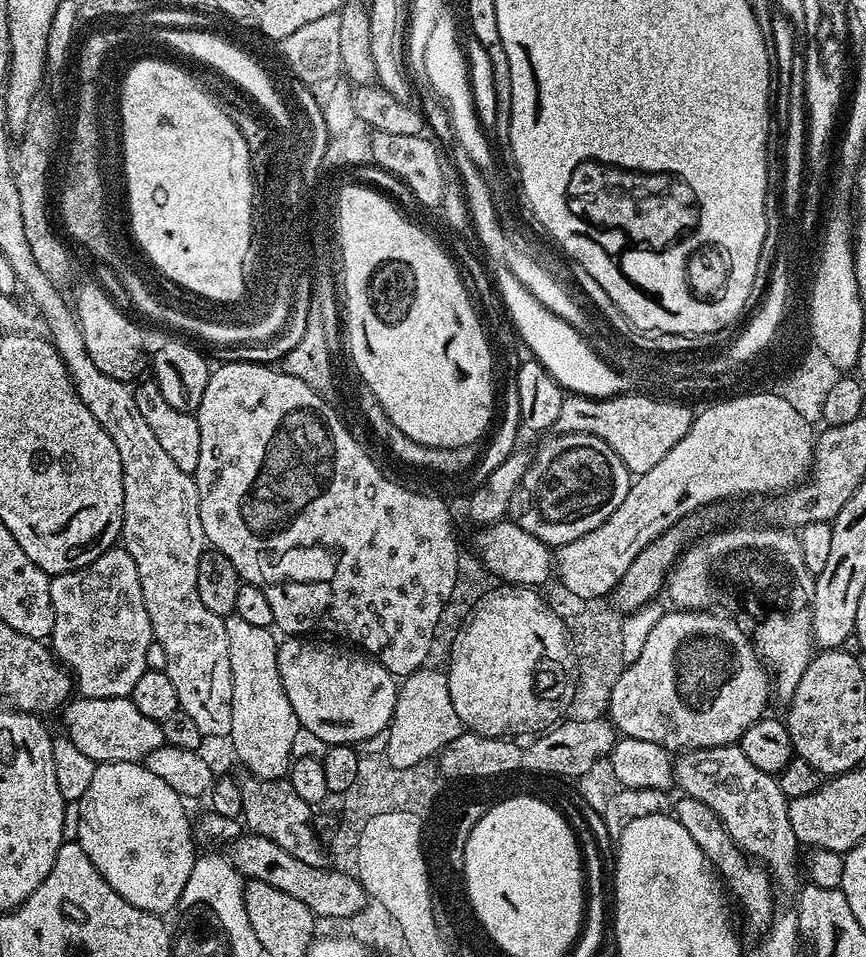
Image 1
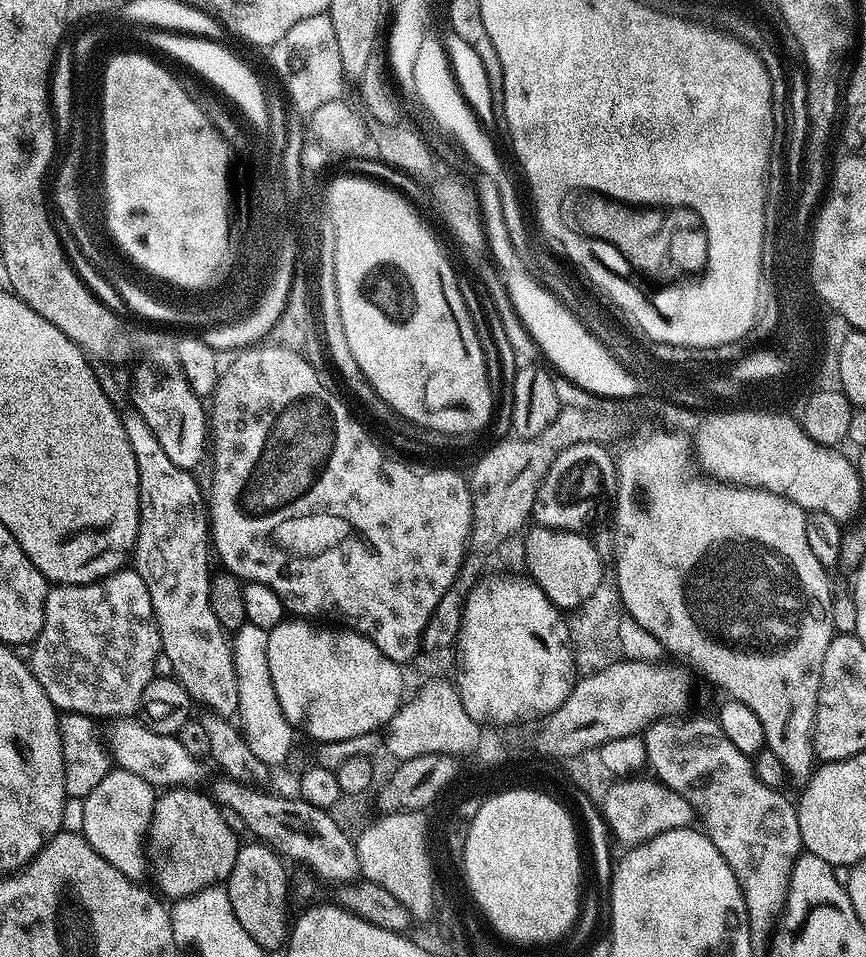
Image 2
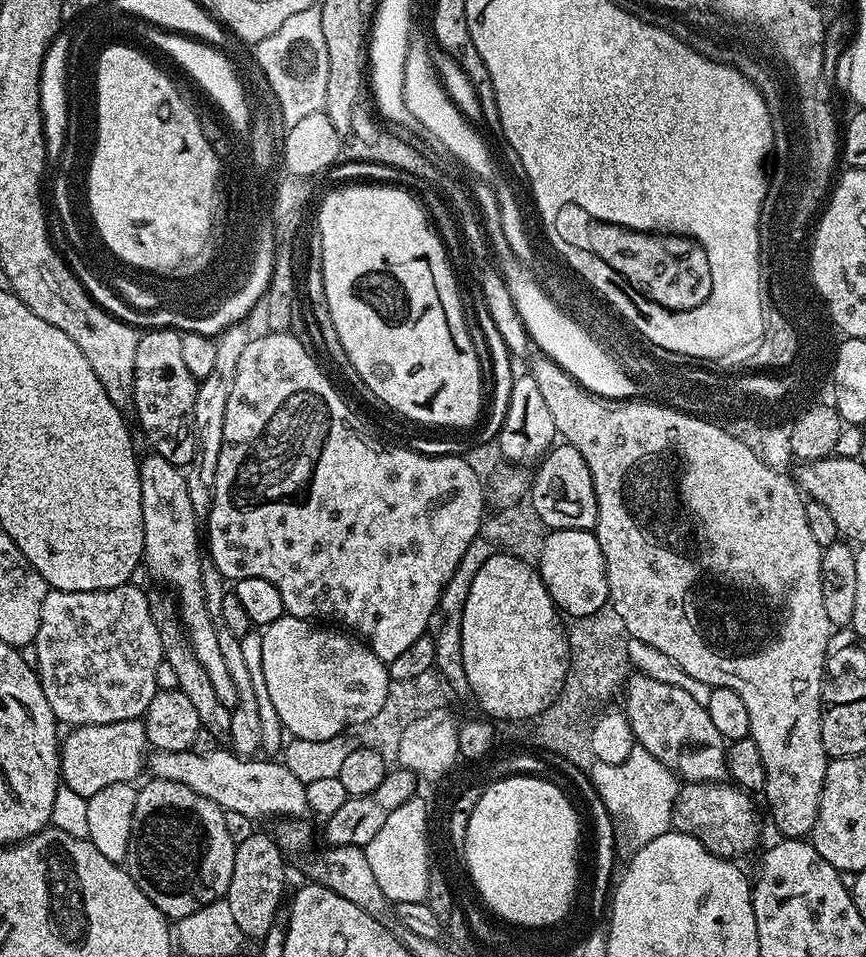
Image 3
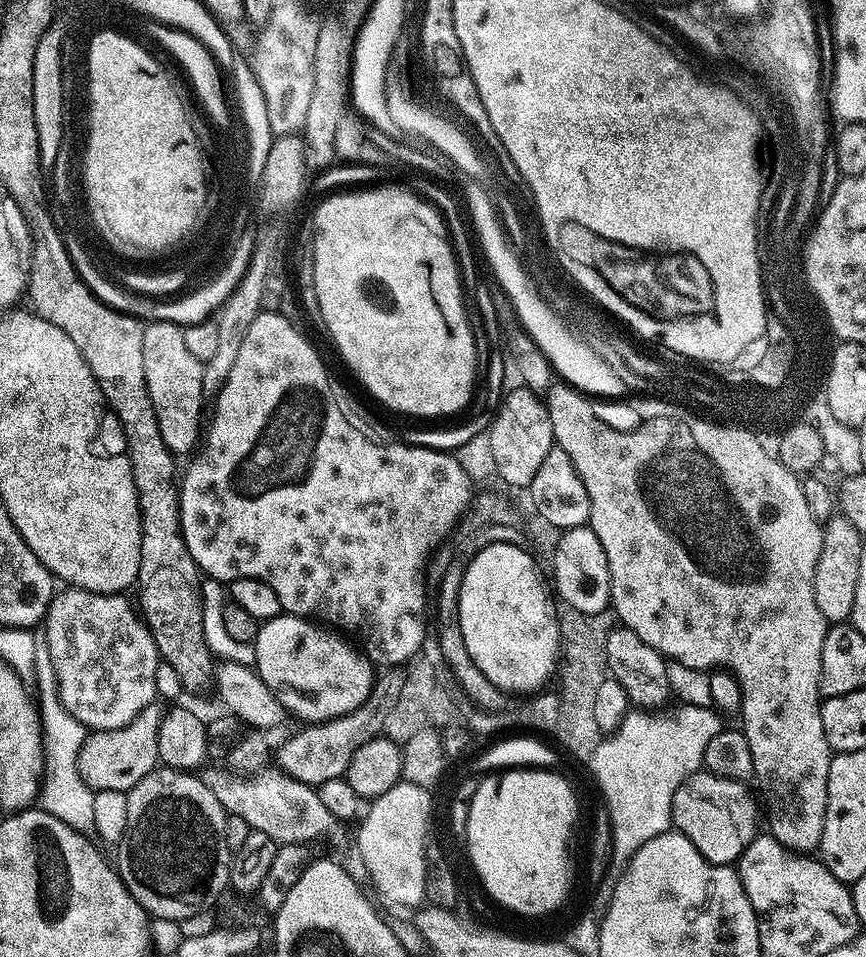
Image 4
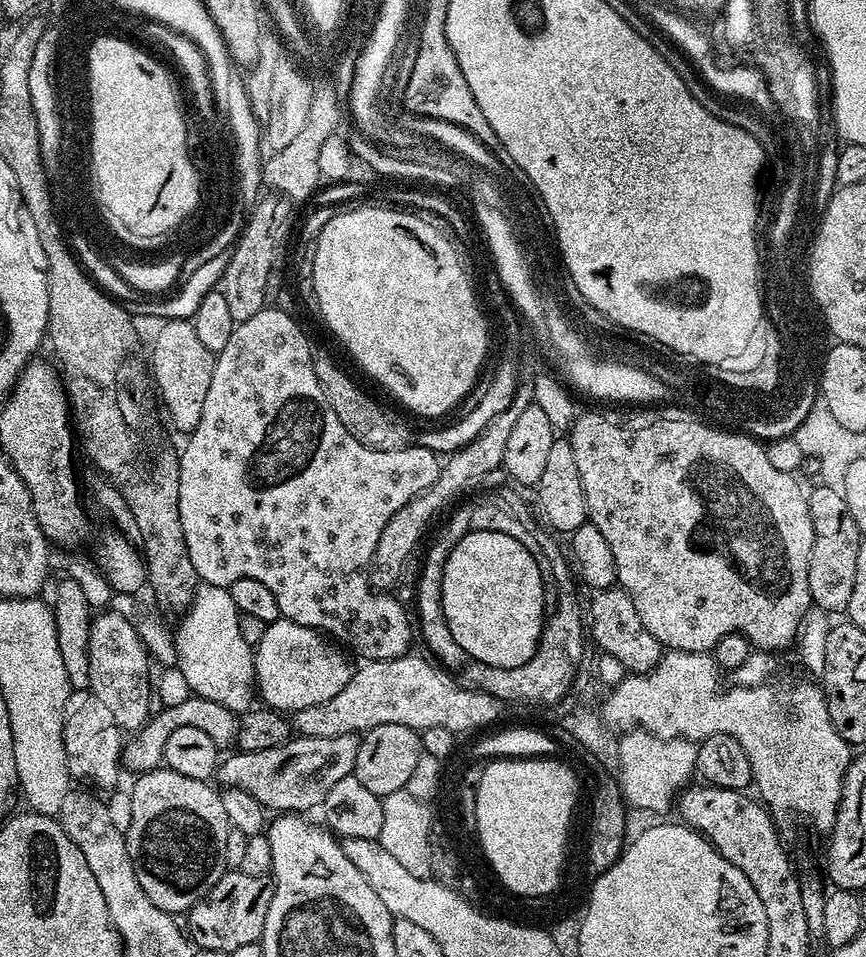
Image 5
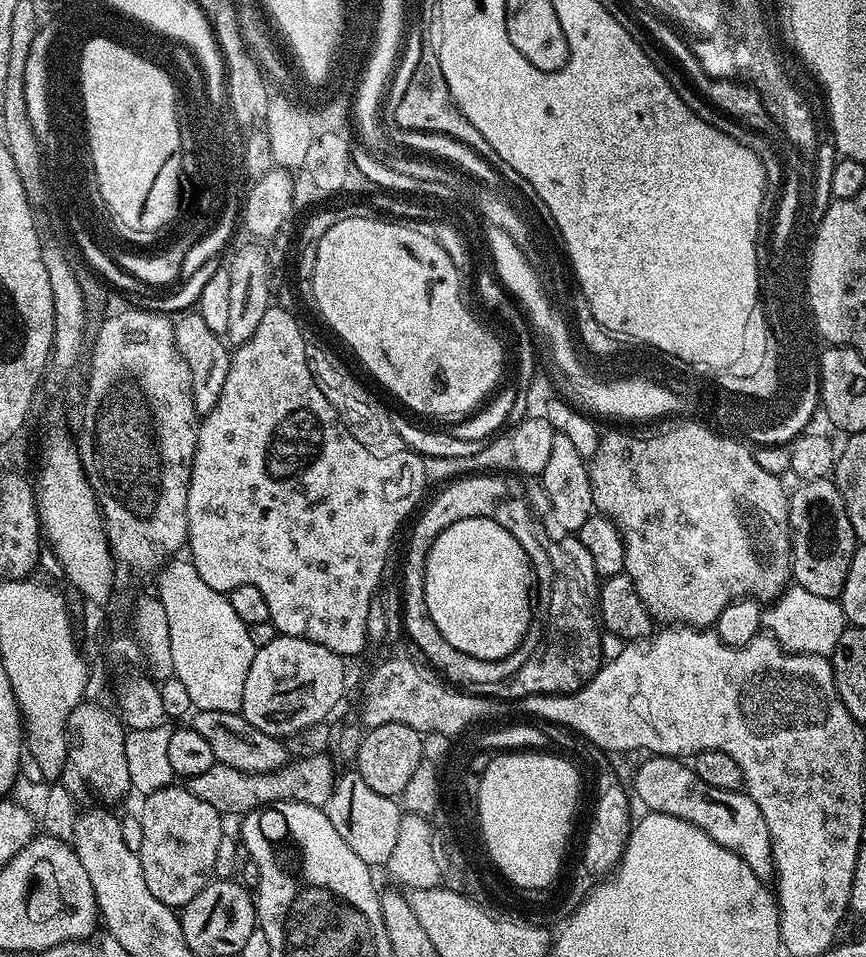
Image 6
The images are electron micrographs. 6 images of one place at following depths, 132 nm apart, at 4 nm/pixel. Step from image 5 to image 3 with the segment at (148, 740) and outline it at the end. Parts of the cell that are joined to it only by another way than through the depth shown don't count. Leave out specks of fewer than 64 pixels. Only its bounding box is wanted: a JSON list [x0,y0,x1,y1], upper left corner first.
[60,719,149,797]

